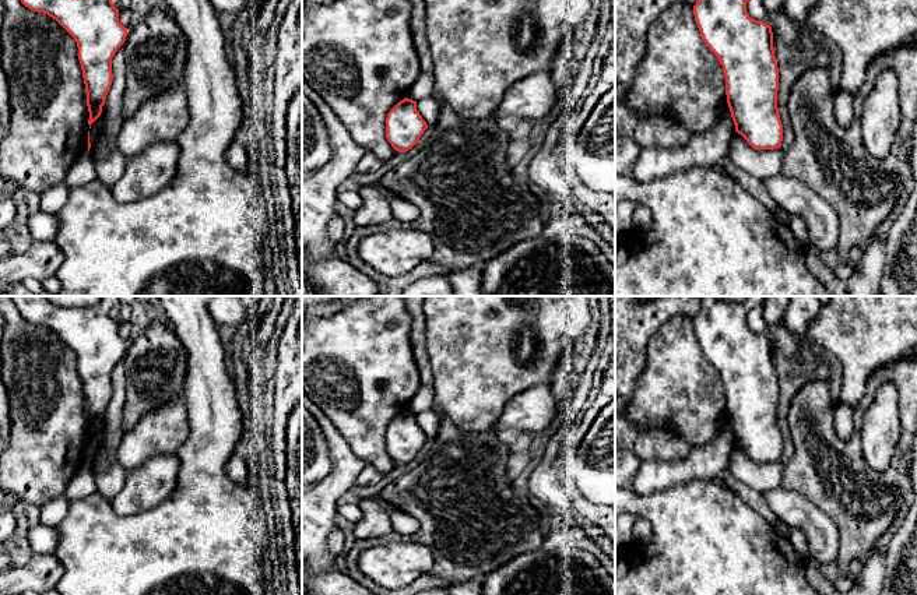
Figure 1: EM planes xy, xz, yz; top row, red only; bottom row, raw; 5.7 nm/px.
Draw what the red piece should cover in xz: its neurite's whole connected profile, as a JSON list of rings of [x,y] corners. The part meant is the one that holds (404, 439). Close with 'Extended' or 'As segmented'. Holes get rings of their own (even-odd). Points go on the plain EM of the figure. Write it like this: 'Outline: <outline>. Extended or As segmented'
Outline: [[[408,411],[400,413],[386,430],[386,451],[398,465],[407,465],[428,441],[417,423],[417,415]]]. As segmented

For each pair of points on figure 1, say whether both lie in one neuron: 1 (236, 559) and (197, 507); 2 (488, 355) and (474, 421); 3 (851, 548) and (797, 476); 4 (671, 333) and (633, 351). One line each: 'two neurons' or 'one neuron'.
1: one neuron
2: one neuron
3: one neuron
4: two neurons

